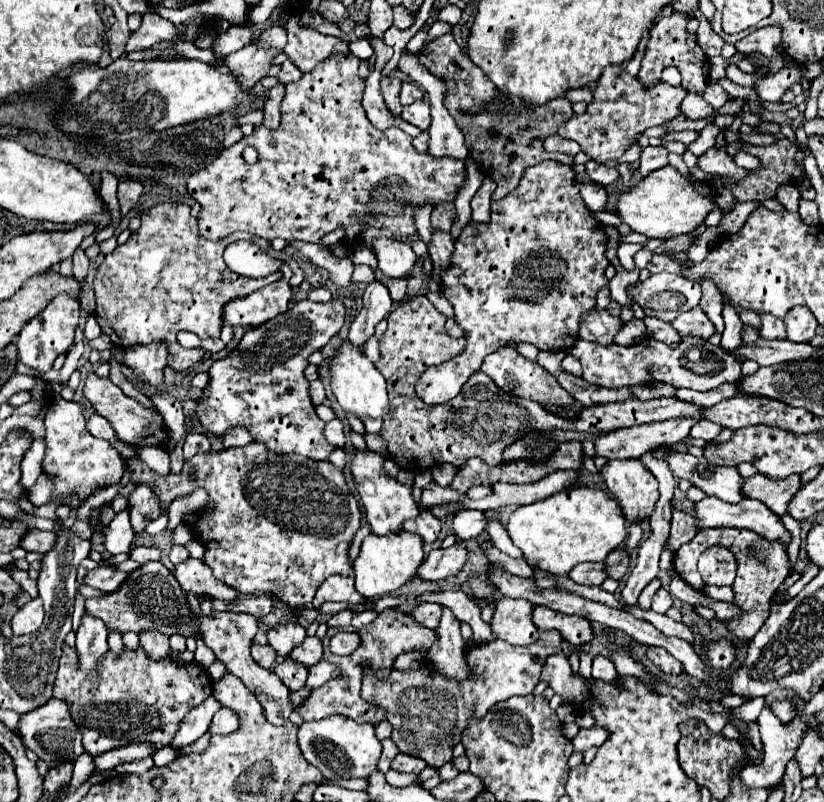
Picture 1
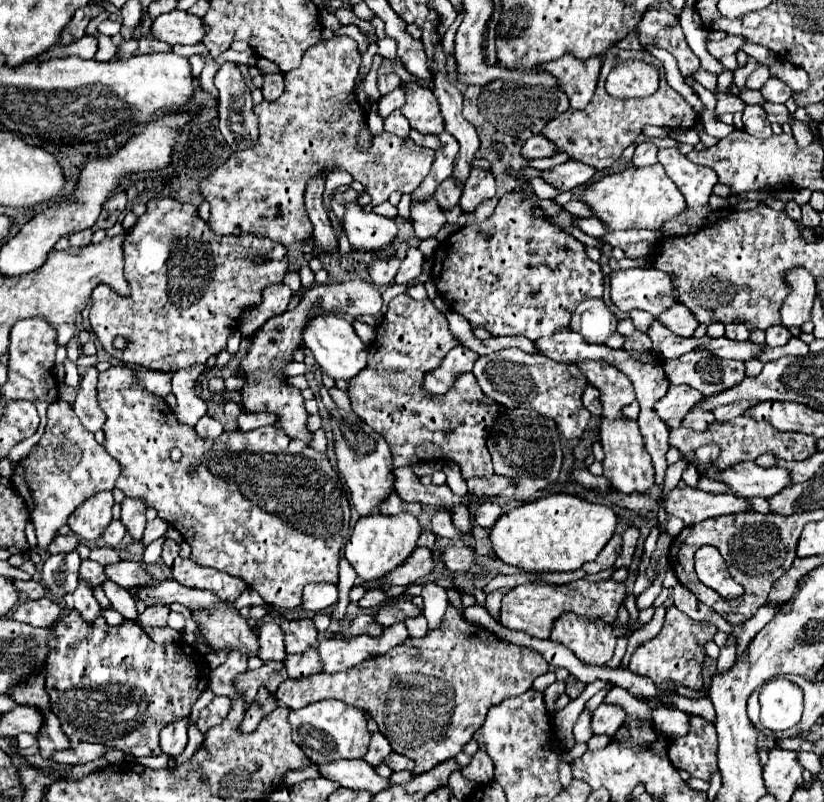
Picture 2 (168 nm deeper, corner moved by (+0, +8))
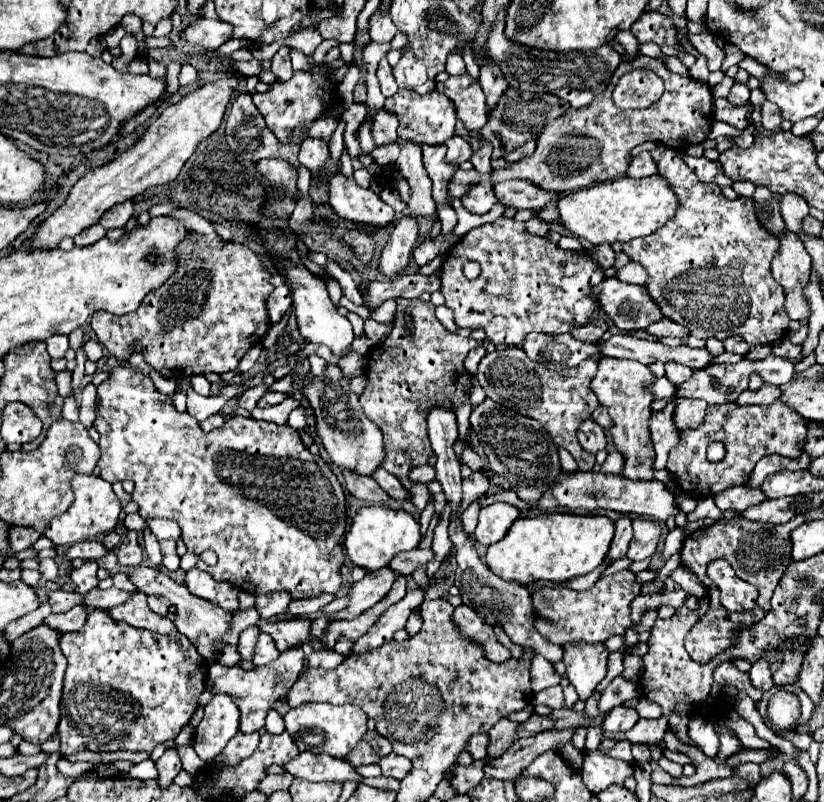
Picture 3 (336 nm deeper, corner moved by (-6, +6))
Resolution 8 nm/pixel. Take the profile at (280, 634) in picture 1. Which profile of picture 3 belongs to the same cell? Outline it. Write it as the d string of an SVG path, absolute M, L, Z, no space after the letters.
M261 633L259 635L259 643L255 647L255 659L253 659L253 663L255 665L267 665L267 663L275 661L277 657L279 657L279 649L275 647L275 641L271 639L271 635Z

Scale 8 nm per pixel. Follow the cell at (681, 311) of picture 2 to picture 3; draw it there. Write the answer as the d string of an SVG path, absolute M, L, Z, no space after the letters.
M659 319L655 323L651 323L651 327L645 329L649 335L653 335L655 339L661 339L661 337L689 337L689 329L671 321L671 319Z

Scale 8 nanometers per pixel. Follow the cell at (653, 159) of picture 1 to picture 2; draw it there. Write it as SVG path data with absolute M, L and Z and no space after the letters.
M651 141L639 143L633 153L633 165L645 167L645 165L655 165L655 163L657 163L657 145Z

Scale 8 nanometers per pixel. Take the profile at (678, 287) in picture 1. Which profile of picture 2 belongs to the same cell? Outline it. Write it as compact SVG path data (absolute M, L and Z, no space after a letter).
M625 269L611 273L611 303L629 313L641 309L659 317L675 303L669 273L657 269Z

